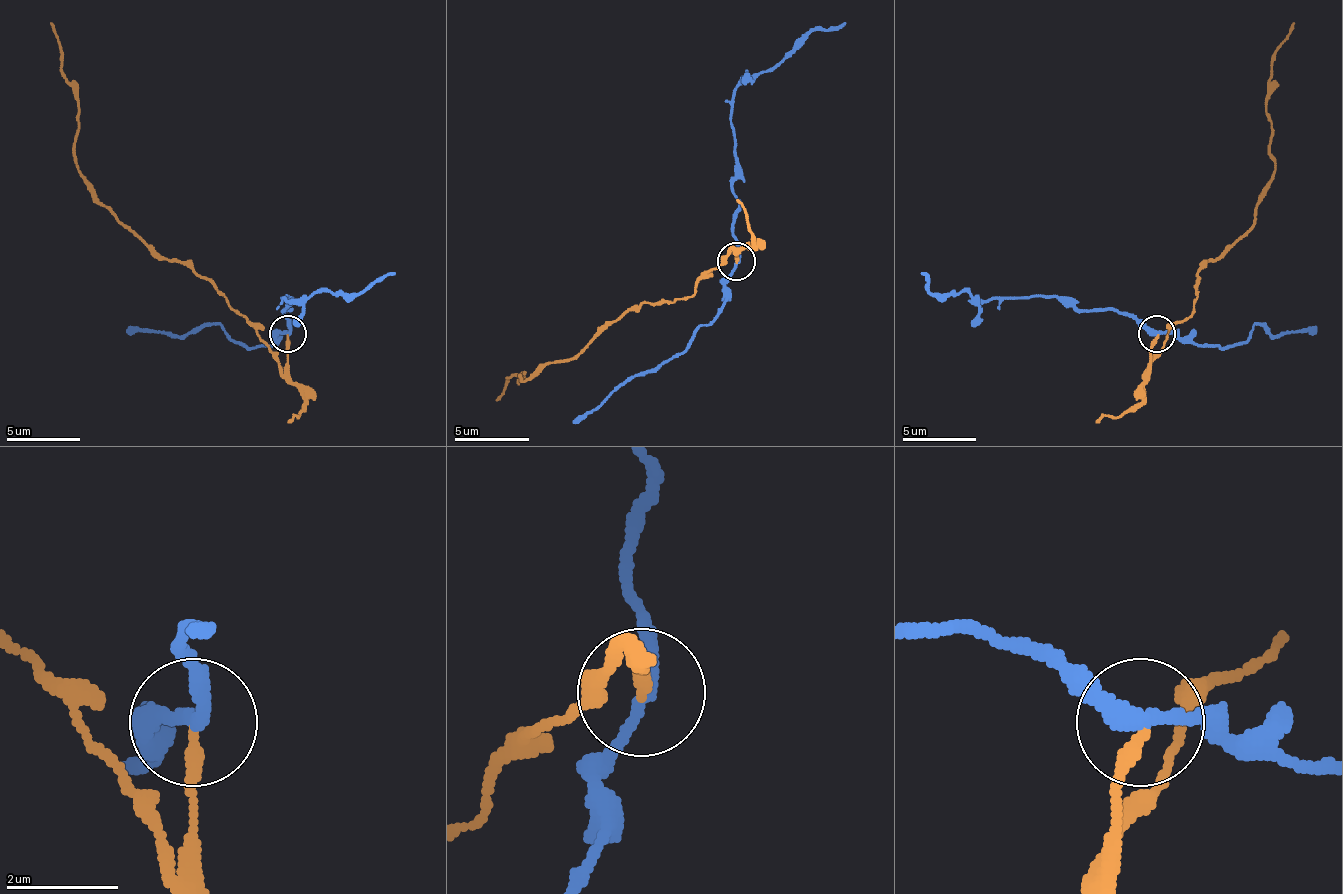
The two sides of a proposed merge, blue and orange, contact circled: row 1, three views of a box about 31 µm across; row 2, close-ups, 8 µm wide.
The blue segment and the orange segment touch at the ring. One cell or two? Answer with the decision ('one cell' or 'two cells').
two cells

